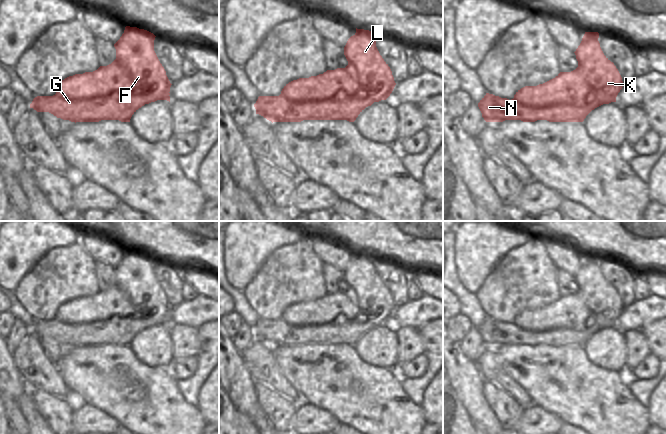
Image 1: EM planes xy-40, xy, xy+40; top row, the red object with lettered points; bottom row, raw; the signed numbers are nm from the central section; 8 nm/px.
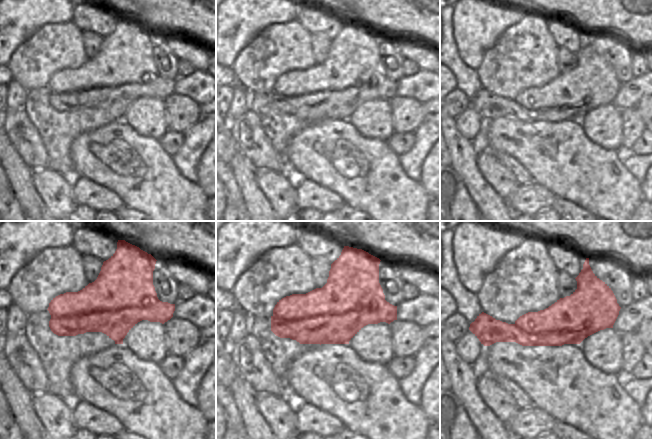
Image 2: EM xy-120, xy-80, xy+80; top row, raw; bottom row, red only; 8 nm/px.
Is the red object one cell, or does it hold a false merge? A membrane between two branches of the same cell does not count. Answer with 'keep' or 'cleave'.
cleave

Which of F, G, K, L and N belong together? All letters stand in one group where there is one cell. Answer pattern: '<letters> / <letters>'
F K L / G N

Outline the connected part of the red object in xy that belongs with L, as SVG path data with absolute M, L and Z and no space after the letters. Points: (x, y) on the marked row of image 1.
M356 28L356 33L348 39L344 47L344 55L348 61L345 68L327 70L317 76L293 80L284 86L281 95L293 102L321 102L339 94L345 98L365 98L379 102L390 96L396 83L390 67L376 47L374 32Z

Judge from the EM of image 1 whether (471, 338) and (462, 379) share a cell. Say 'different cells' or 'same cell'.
different cells

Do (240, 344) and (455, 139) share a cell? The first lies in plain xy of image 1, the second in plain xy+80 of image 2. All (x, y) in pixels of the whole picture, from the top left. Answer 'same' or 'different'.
different

